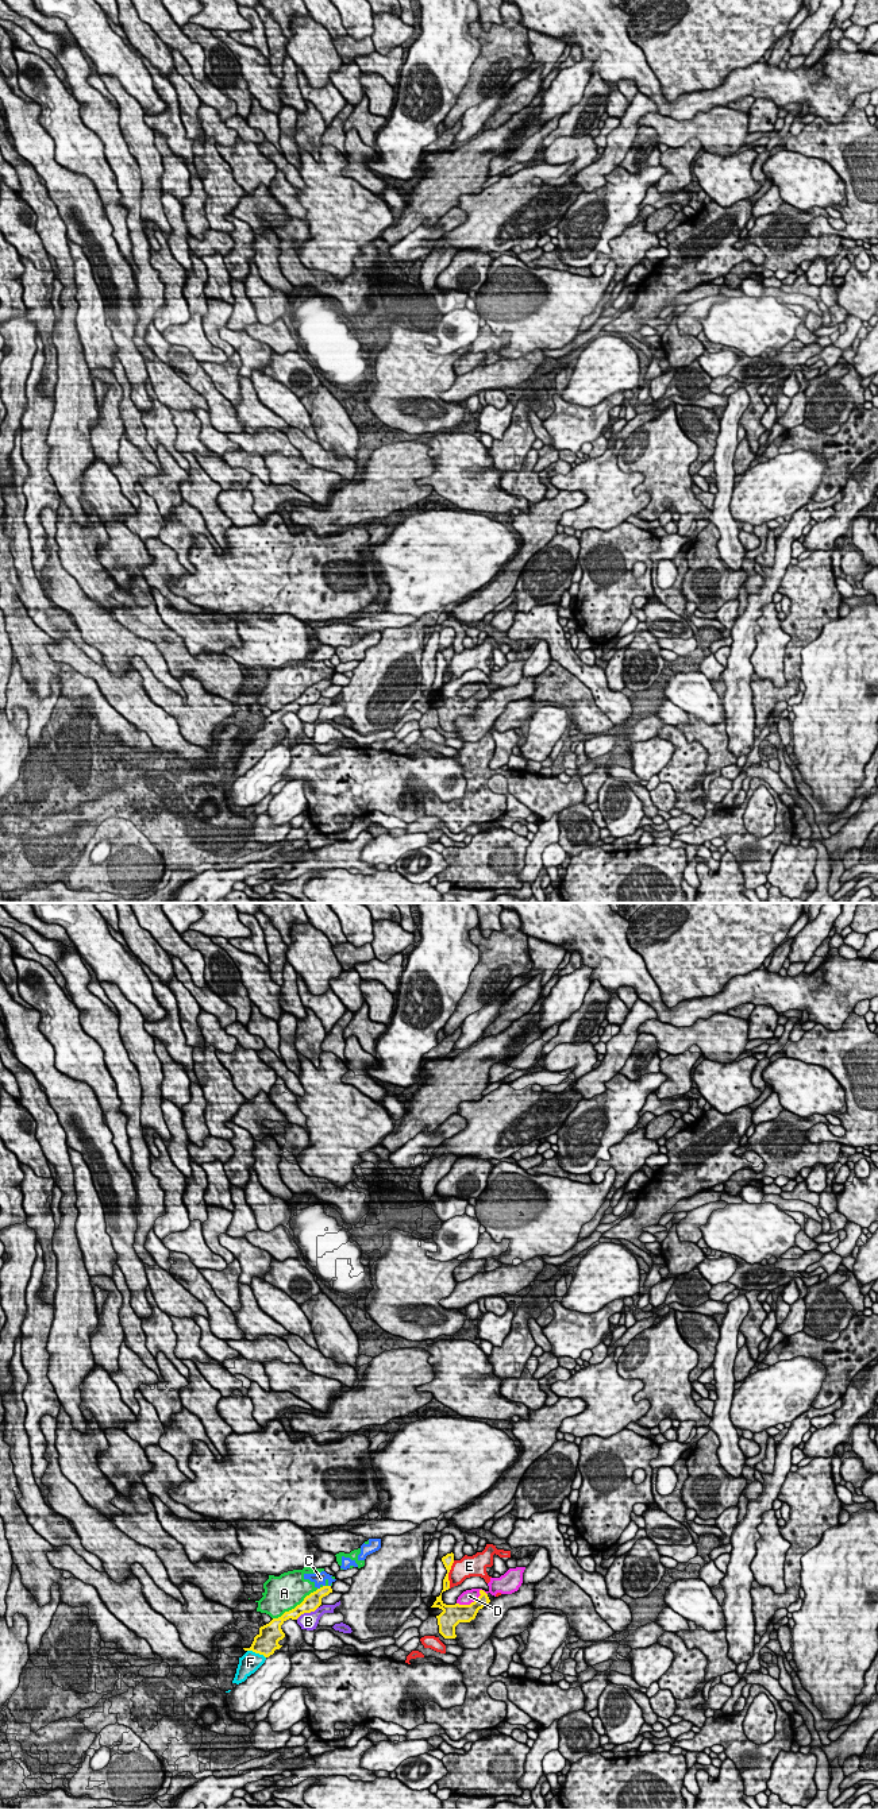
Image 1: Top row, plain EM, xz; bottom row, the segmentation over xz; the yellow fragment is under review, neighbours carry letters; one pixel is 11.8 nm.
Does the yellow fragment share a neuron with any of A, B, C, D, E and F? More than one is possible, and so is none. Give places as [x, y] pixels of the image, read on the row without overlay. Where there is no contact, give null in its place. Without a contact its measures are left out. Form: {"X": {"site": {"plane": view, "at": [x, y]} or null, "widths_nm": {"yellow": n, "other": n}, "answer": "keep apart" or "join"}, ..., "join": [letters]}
{"A": {"site": {"plane": "xz", "at": [296, 699]}, "widths_nm": {"yellow": 200, "other": 420}, "answer": "keep apart"}, "B": {"site": {"plane": "xz", "at": [307, 705]}, "widths_nm": {"yellow": 200, "other": 200}, "answer": "keep apart"}, "C": {"site": {"plane": "xz", "at": [320, 680]}, "widths_nm": {"yellow": 200, "other": 130}, "answer": "keep apart"}, "D": {"site": {"plane": "xz", "at": [474, 694]}, "widths_nm": {"yellow": 220, "other": 160}, "answer": "keep apart"}, "E": {"site": {"plane": "xz", "at": [447, 667]}, "widths_nm": {"yellow": 130, "other": 240}, "answer": "keep apart"}, "F": {"site": {"plane": "xz", "at": [257, 745]}, "widths_nm": {"yellow": 280, "other": 240}, "answer": "join"}, "join": ["F"]}

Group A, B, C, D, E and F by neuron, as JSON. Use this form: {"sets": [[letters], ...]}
{"sets": [["A", "B", "C", "E"], ["D"], ["F"]]}

